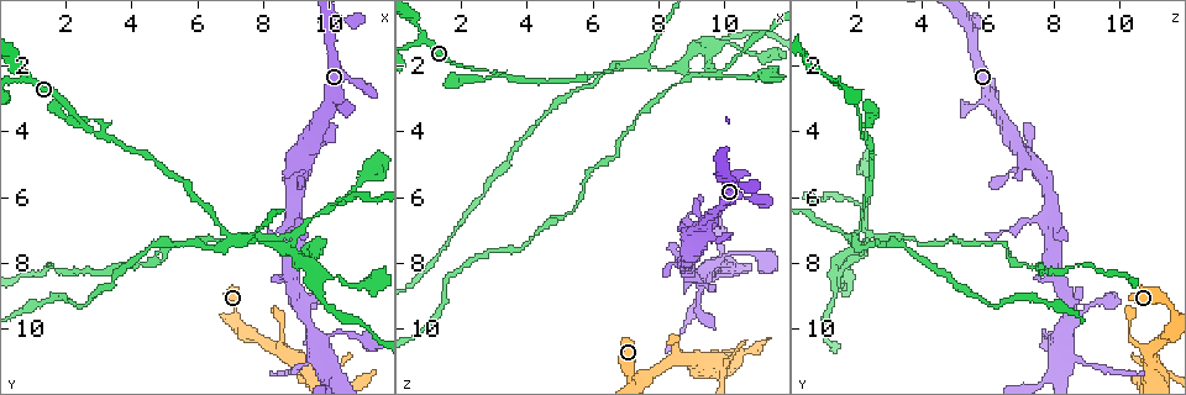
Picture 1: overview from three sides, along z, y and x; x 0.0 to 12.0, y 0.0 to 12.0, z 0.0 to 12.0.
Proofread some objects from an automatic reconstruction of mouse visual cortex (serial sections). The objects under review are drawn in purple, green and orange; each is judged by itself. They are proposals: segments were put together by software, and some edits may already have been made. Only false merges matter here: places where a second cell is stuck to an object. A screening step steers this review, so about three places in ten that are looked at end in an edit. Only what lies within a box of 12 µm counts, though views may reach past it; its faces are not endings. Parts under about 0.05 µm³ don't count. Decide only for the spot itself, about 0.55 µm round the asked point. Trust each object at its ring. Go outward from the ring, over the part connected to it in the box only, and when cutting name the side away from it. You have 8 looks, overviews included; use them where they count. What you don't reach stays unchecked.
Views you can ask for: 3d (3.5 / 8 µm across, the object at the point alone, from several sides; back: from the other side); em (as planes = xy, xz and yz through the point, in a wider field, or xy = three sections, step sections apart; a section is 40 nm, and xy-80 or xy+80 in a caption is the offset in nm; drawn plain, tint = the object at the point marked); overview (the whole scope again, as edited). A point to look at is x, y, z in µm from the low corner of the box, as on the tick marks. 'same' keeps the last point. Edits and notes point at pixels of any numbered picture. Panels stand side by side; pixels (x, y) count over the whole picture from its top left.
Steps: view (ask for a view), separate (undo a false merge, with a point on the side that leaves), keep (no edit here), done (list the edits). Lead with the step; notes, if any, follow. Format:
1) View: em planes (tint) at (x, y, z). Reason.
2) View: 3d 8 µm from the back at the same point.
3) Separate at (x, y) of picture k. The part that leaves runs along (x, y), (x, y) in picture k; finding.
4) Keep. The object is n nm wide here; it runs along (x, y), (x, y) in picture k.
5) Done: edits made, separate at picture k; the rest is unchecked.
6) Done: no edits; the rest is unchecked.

View: 3d 3.5 µm from the back at (2.9, 4.1, 2.2).

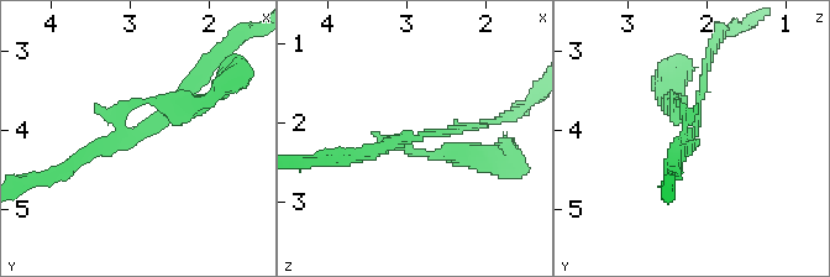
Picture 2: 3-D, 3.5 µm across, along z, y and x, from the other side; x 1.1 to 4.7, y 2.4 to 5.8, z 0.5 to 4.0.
View: em xy step 2 (tint) at (2.95, 4.05, 2.25). 3 arms meet here; the arms are 150, 150, 200 nm wide; now the EM.

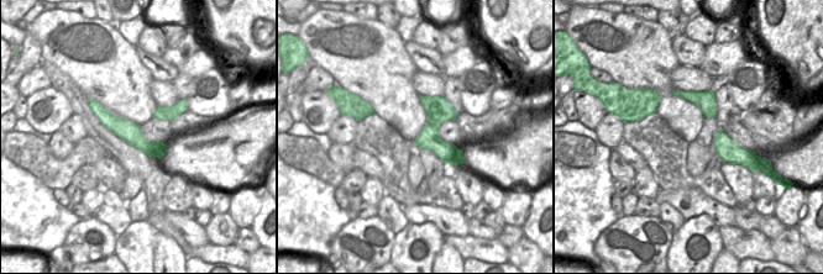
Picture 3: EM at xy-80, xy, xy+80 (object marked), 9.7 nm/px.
Separate at (447, 152) of picture 2. The part that leaves runs along (122, 123), (141, 100), (221, 89) in picture 2; two cells meet here.

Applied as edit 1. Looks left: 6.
View: 3d 3.5 µm at (6.9, 7.1, 2.1). Sharp bend.

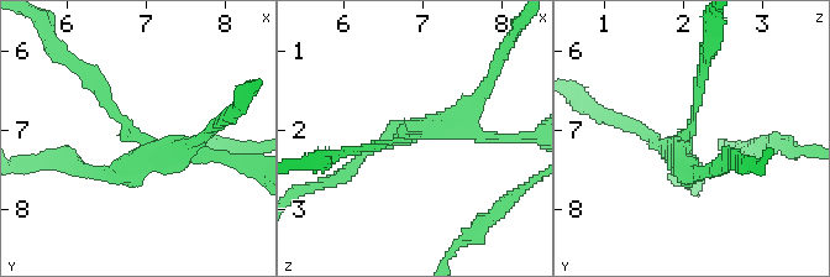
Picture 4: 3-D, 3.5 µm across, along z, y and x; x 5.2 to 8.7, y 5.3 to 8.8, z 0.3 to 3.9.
View: em xy step 2 (tint) at (6.95, 7.15, 2.05). 4 arms meet here; the arms are 150, 200, 200, 200 nm wide.

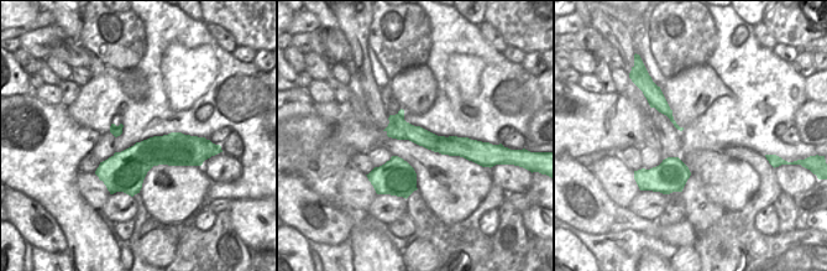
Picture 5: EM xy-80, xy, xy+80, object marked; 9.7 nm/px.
Separate at (106, 176) of picture 4. The object is 220 nm wide here; two cells meet here.

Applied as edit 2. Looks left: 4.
View: 3d 3.5 µm at (9.8, 6.4, 2.3). Side arm on a straight run.

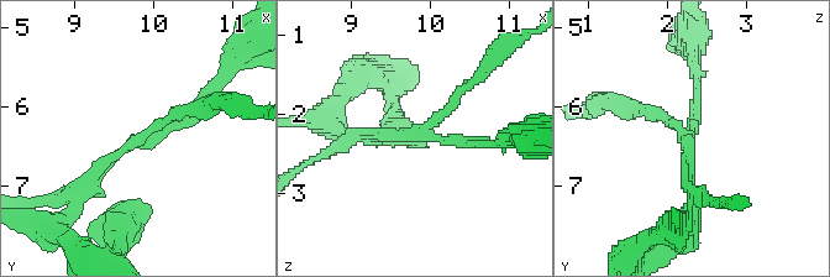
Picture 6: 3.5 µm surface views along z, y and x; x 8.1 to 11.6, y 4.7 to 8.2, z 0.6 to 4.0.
View: em xy step 3 (tint) at (9.85, 6.40, 2.20). 3 arms meet here; the arms are 150, 150, 150 nm wide; need the tissue.

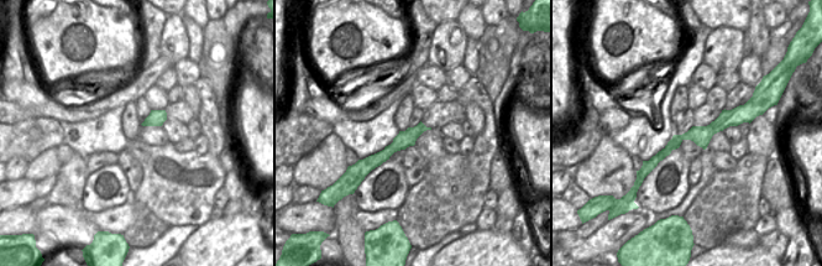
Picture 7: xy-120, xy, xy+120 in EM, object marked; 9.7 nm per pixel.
Separate at (451, 105) of picture 6. The object is 170 nm wide here; the part that leaves runs along (340, 141), (325, 153), (310, 160) in picture 6; a second cell is stuck on.

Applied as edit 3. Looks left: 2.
View: 3d 8 µm at (9.7, 8.3, 1.4). Looks like a crossing.

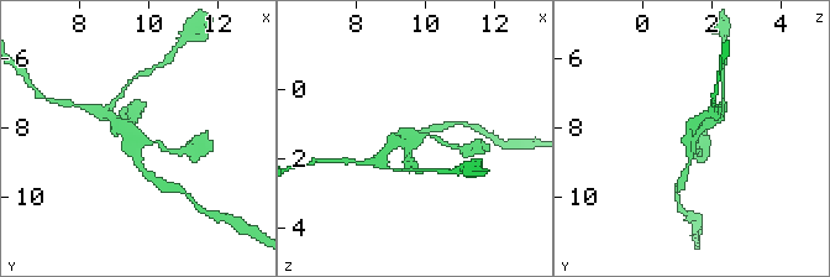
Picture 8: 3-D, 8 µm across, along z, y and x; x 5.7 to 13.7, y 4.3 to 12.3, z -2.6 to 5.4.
View: em xy step 3 (tint) at (9.6, 8.4, 1.4). 4 arms meet here; the arms are 150, 150, 200, 350 nm wide.

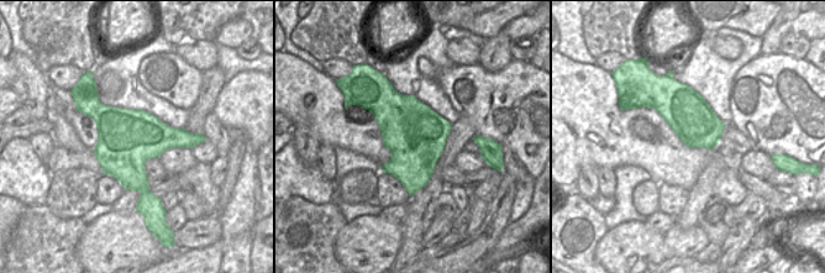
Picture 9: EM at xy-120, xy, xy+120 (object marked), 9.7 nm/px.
Keep. It runs along (387, 149), (425, 135), (444, 142) in picture 8; all the same cell.

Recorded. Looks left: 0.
Done: edits made, separate at picture 2, separate at picture 4, separate at picture 6; the rest is unchecked.

